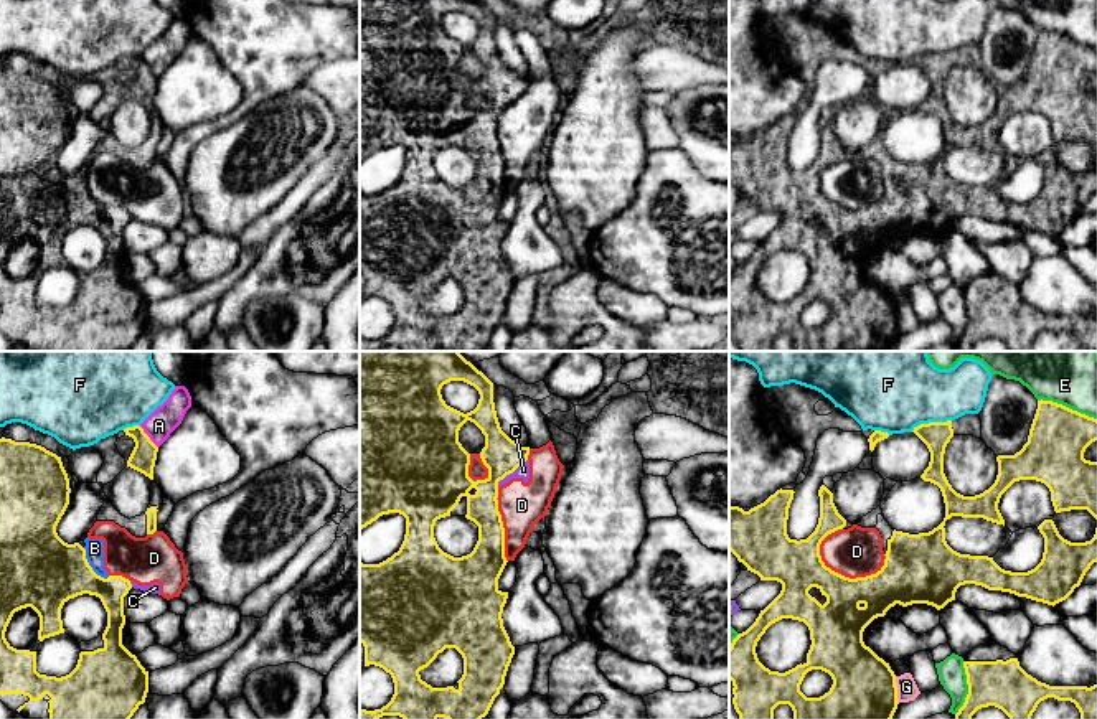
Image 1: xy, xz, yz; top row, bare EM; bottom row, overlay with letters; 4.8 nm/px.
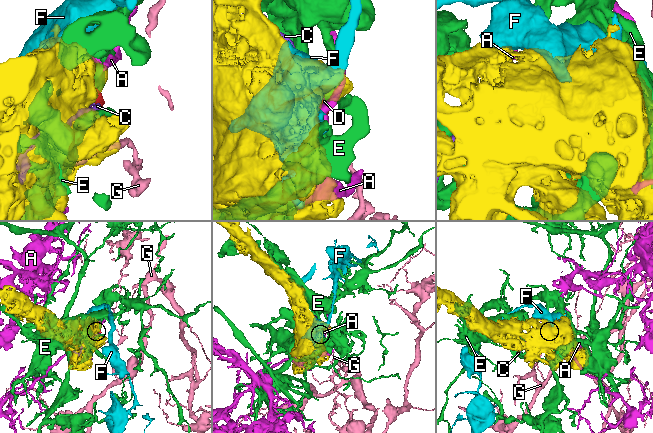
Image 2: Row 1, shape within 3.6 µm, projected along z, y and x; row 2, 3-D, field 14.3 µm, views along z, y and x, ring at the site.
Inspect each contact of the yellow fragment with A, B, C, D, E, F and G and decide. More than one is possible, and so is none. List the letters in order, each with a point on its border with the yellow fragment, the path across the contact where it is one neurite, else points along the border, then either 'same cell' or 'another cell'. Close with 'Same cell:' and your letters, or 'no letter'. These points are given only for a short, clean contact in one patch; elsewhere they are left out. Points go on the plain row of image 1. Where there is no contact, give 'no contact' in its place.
A: meets yellow in xy at (149, 68); another cell
B: meets yellow in xy at (89, 197); border along xy (83, 178), (88, 195), (106, 210); another cell
C: meets yellow in xz at (512, 103); another cell
D: meets yellow in yz at (848, 208); another cell
E: meets yellow in yz at (1068, 38); another cell
F: meets yellow in yz at (931, 53); another cell
G: meets yellow in yz at (896, 320); another cell
Same cell: no letter

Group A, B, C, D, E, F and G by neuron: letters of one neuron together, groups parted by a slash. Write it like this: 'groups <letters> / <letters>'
groups A / B C D / E / F / G

